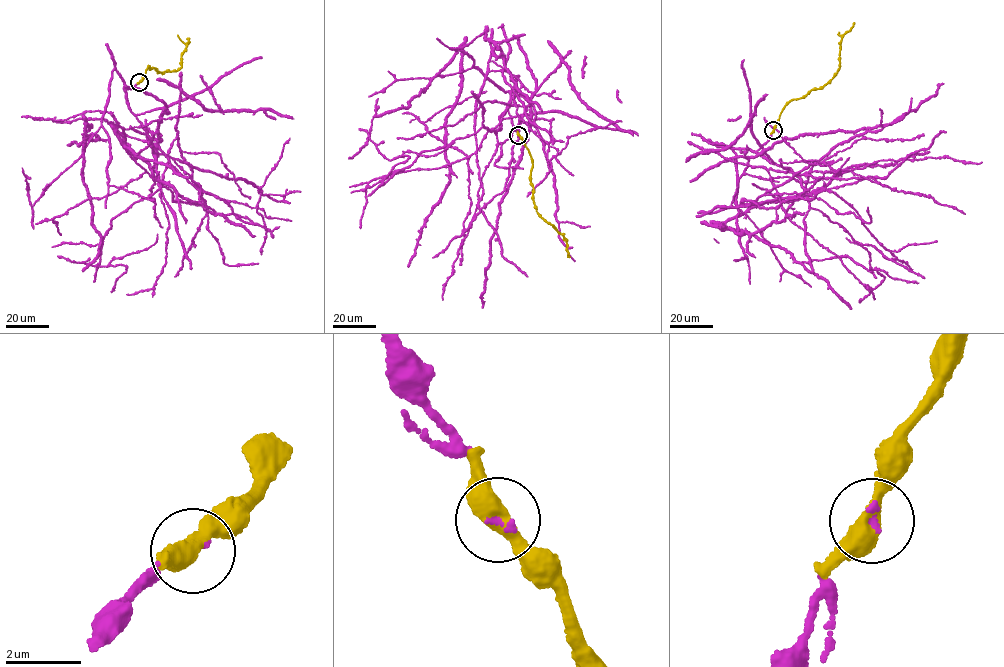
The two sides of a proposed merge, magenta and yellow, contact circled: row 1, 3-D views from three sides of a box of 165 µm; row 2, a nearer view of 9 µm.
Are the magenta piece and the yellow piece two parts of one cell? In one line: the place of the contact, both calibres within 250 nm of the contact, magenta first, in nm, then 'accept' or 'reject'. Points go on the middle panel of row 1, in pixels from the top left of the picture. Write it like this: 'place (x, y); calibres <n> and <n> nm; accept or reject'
place (518, 135); calibres 90 and 440 nm; accept

